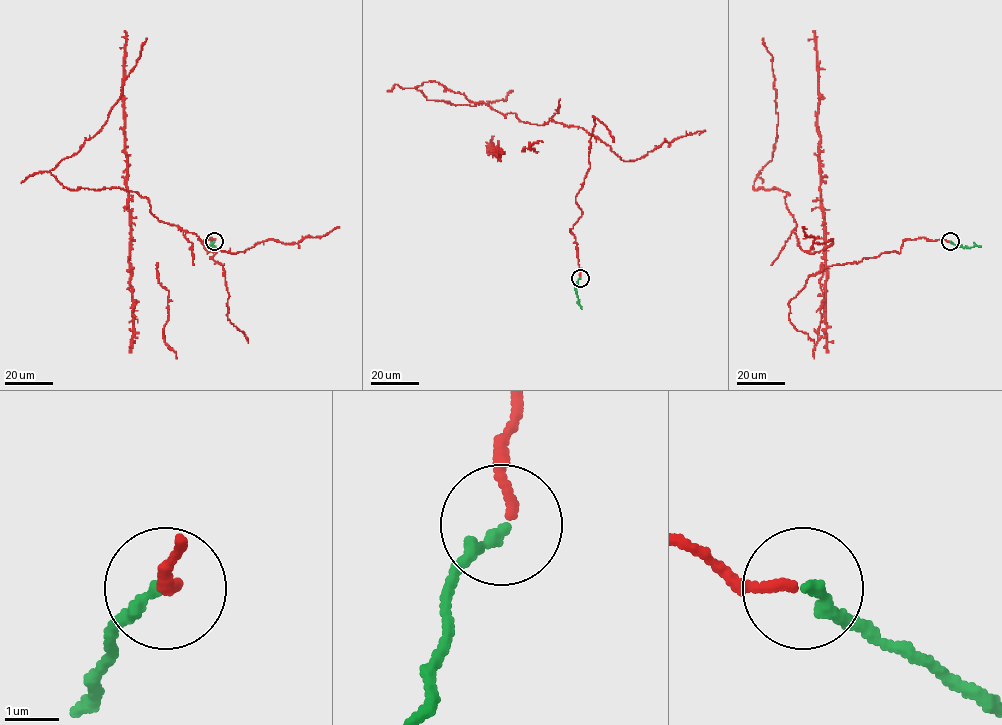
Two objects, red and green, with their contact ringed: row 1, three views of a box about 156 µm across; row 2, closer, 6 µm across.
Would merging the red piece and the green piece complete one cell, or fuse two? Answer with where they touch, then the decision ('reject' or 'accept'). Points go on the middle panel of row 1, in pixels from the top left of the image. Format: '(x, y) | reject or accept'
(580, 278) | accept

